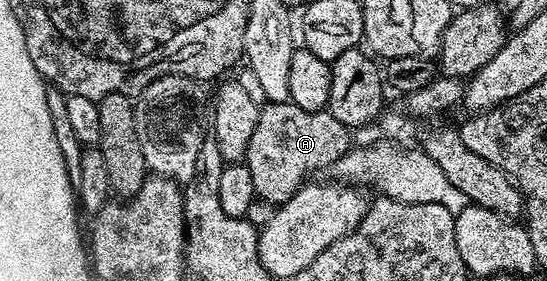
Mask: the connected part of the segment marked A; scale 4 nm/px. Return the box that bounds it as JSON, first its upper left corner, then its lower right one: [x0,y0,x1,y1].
[244,101,352,207]

